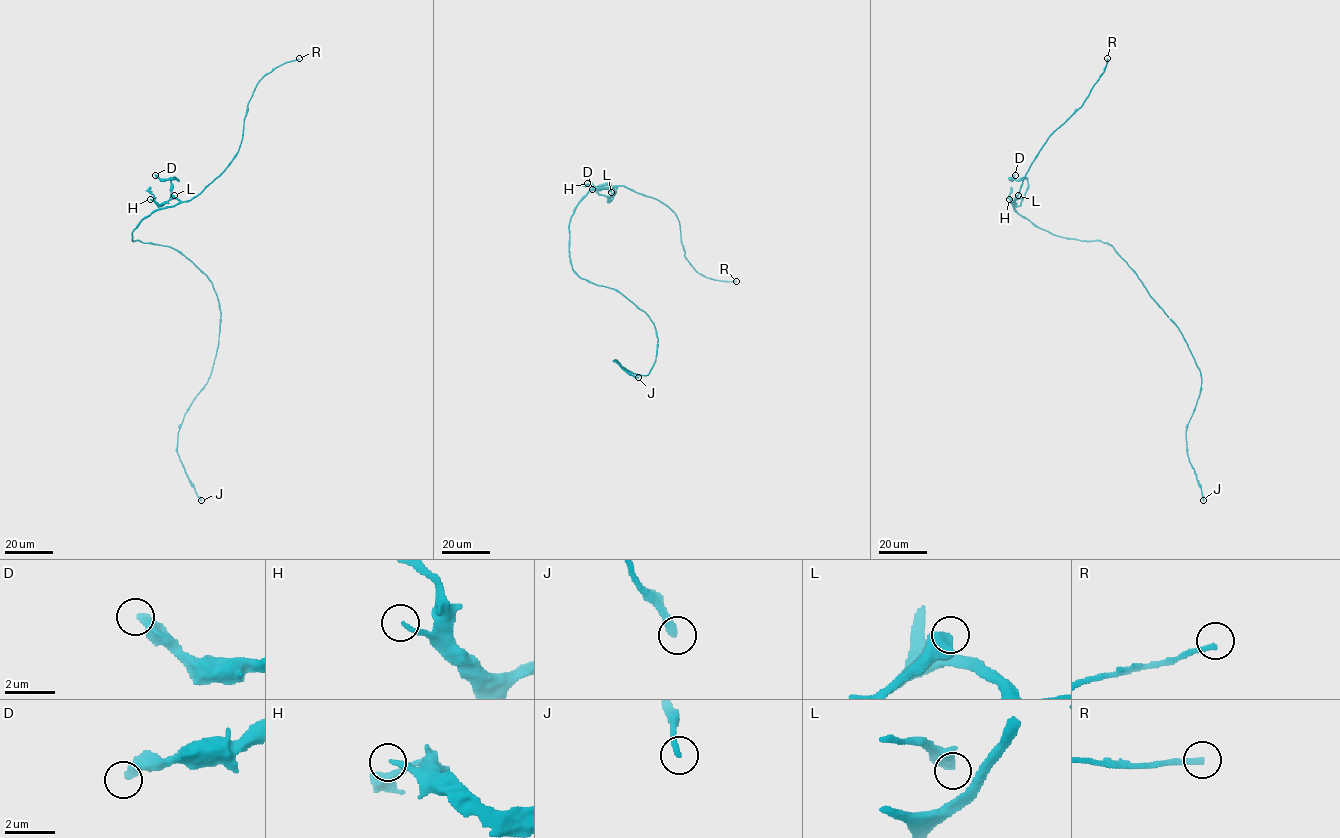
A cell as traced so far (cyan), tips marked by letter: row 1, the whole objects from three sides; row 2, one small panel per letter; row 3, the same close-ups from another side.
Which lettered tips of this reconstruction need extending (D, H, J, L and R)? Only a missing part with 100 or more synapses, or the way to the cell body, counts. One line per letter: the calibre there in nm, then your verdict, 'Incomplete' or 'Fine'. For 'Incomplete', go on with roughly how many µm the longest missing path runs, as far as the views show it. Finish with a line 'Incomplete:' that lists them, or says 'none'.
D: Thickness 320 nm. Fine
H: Thickness 180 nm. Fine
J: Thickness 280 nm. Fine
L: Thickness 480 nm. Fine
R: Thickness 200 nm. Incomplete. Missing length about 110 µm
Incomplete: R

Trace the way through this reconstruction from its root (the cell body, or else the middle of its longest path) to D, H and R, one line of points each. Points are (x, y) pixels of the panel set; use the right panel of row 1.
D: (1101, 242), (1056, 236), (1022, 217), (1013, 202), (1024, 196), (1028, 182), (1027, 178), (1010, 178), (1015, 175)
H: (1101, 242), (1052, 234), (1034, 226), (1013, 208), (1013, 201), (1021, 198), (1019, 205), (1009, 199)
R: (1101, 242), (1052, 234), (1022, 217), (1012, 201), (1043, 145), (1082, 105), (1103, 73), (1107, 58)

